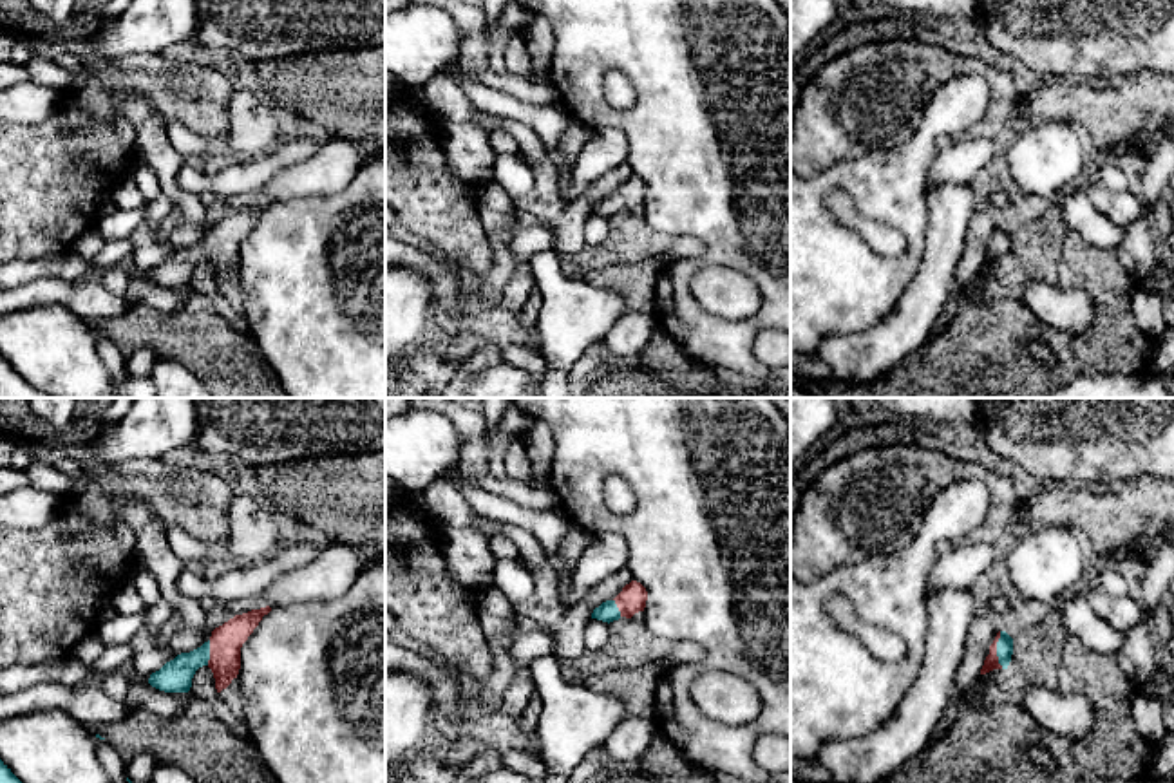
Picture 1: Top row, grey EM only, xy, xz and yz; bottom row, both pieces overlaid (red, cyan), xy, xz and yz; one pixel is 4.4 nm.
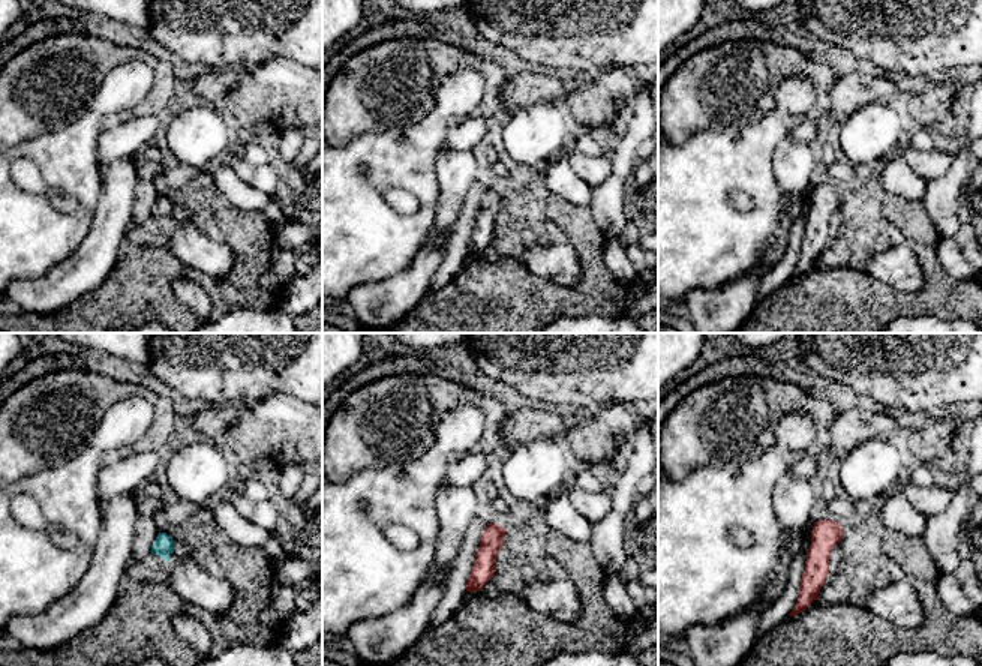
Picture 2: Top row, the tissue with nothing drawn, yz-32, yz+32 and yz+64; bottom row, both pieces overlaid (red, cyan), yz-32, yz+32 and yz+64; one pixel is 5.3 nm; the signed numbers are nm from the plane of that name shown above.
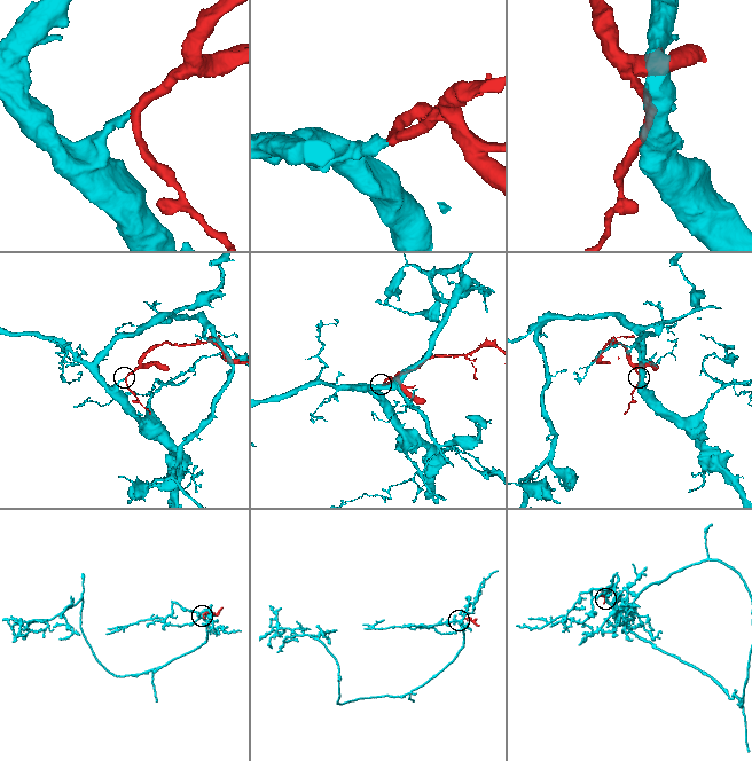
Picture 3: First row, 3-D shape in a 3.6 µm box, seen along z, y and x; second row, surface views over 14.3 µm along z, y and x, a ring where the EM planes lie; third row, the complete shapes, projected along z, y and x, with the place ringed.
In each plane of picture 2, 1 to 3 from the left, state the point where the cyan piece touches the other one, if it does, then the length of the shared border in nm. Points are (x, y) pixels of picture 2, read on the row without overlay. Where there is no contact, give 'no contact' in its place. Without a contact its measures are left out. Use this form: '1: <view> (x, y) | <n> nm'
1: no contact
2: no contact
3: no contact

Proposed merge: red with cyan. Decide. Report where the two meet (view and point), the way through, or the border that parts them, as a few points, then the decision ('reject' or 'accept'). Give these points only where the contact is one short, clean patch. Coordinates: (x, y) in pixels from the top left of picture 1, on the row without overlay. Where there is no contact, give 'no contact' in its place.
yz (995, 245) | across yz (992, 255), (995, 245), (1004, 241) | accept

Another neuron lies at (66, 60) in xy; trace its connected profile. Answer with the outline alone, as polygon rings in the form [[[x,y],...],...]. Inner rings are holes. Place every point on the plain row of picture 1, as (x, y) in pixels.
[[[54,52],[52,58],[62,69],[71,72],[76,80],[80,80],[83,76],[85,65],[80,60],[80,56],[72,54],[72,52]]]

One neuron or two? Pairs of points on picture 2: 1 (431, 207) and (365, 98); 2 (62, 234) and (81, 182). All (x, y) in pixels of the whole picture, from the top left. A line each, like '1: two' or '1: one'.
1: two
2: one

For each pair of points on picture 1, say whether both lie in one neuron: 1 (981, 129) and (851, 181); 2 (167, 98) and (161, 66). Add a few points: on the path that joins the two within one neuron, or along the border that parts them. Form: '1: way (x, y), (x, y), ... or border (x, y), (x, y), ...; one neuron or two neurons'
1: border (988, 96), (984, 114), (966, 134); two neurons
2: way (181, 96), (190, 87), (190, 78), (176, 67); one neuron

